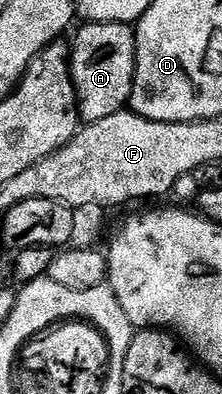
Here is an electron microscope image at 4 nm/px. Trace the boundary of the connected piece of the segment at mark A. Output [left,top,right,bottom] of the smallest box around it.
[68,22,134,124]

